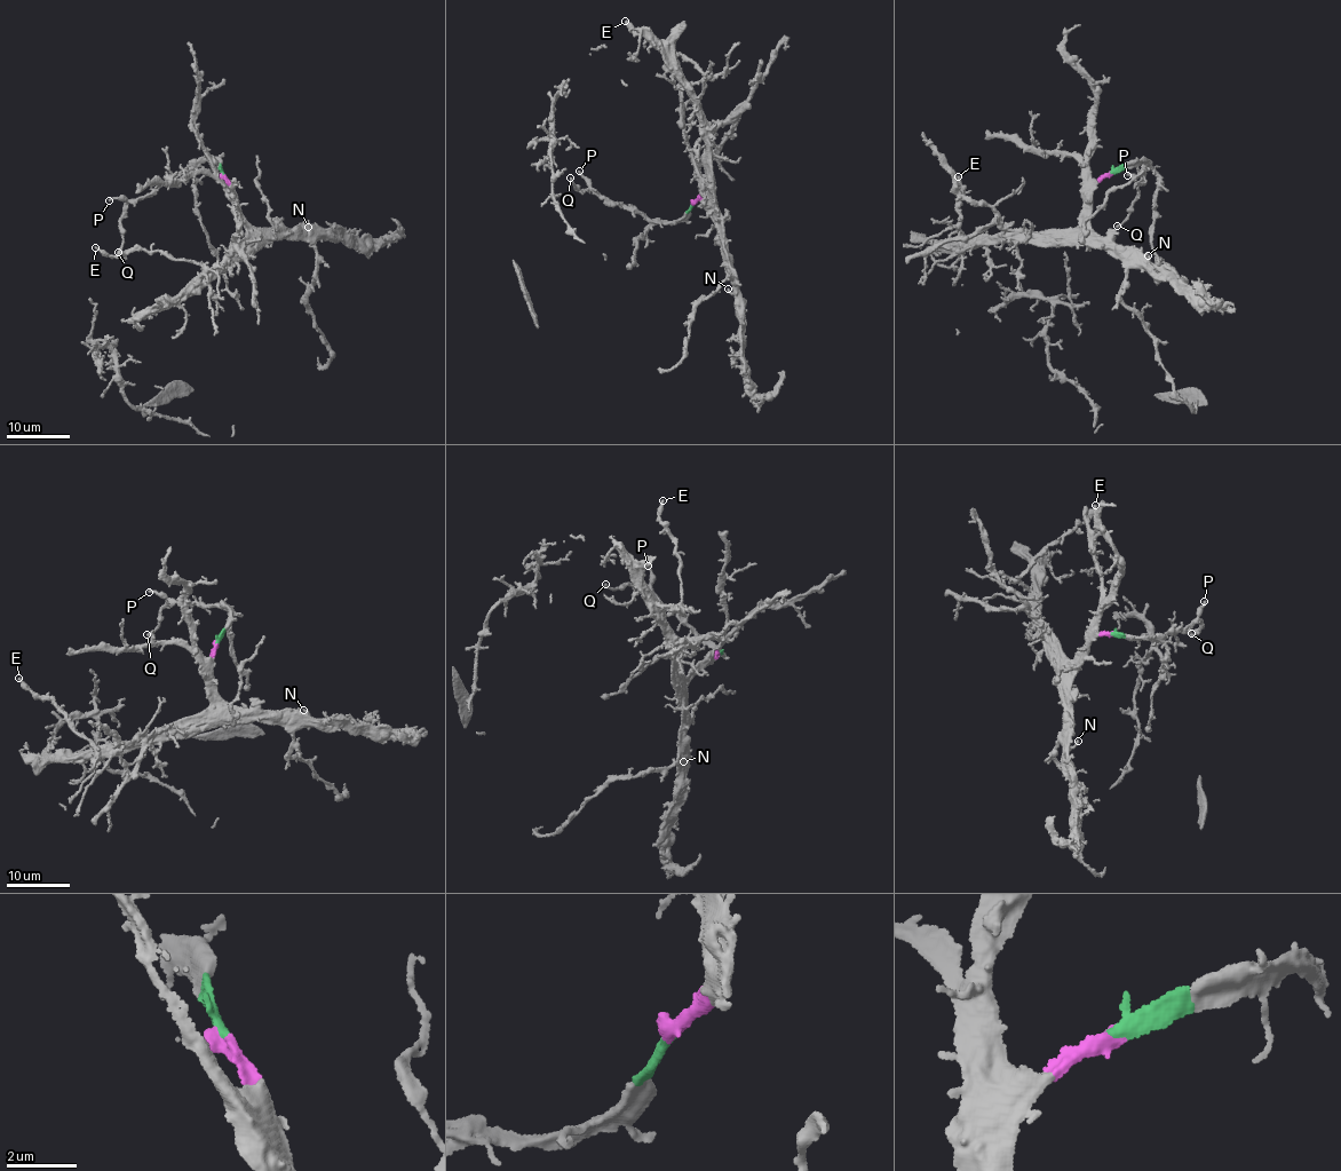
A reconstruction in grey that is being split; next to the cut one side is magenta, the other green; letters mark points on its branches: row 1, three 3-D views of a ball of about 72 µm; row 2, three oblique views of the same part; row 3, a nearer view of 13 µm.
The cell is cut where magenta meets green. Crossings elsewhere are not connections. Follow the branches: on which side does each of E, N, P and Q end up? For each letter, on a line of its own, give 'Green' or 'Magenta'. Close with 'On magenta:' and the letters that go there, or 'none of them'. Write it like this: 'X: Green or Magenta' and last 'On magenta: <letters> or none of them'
E: Magenta
N: Magenta
P: Green
Q: Green
On magenta: E, N

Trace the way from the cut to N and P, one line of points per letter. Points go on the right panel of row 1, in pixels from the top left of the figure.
N: (1111, 173), (1093, 190), (1088, 221), (1090, 227), (1119, 246), (1139, 250), (1149, 259), (1148, 254)
P: (1111, 173), (1150, 161), (1139, 182), (1127, 174)

